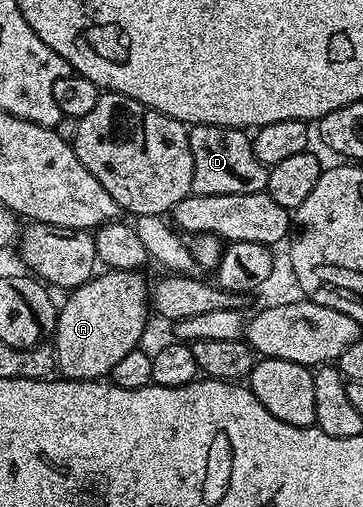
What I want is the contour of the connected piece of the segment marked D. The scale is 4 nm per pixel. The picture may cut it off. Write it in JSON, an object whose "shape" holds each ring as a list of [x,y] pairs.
{"shape":[[[195,125],[189,129],[193,160],[193,193],[196,195],[243,195],[269,188],[269,169],[255,159],[253,142],[244,129],[222,125]]]}

